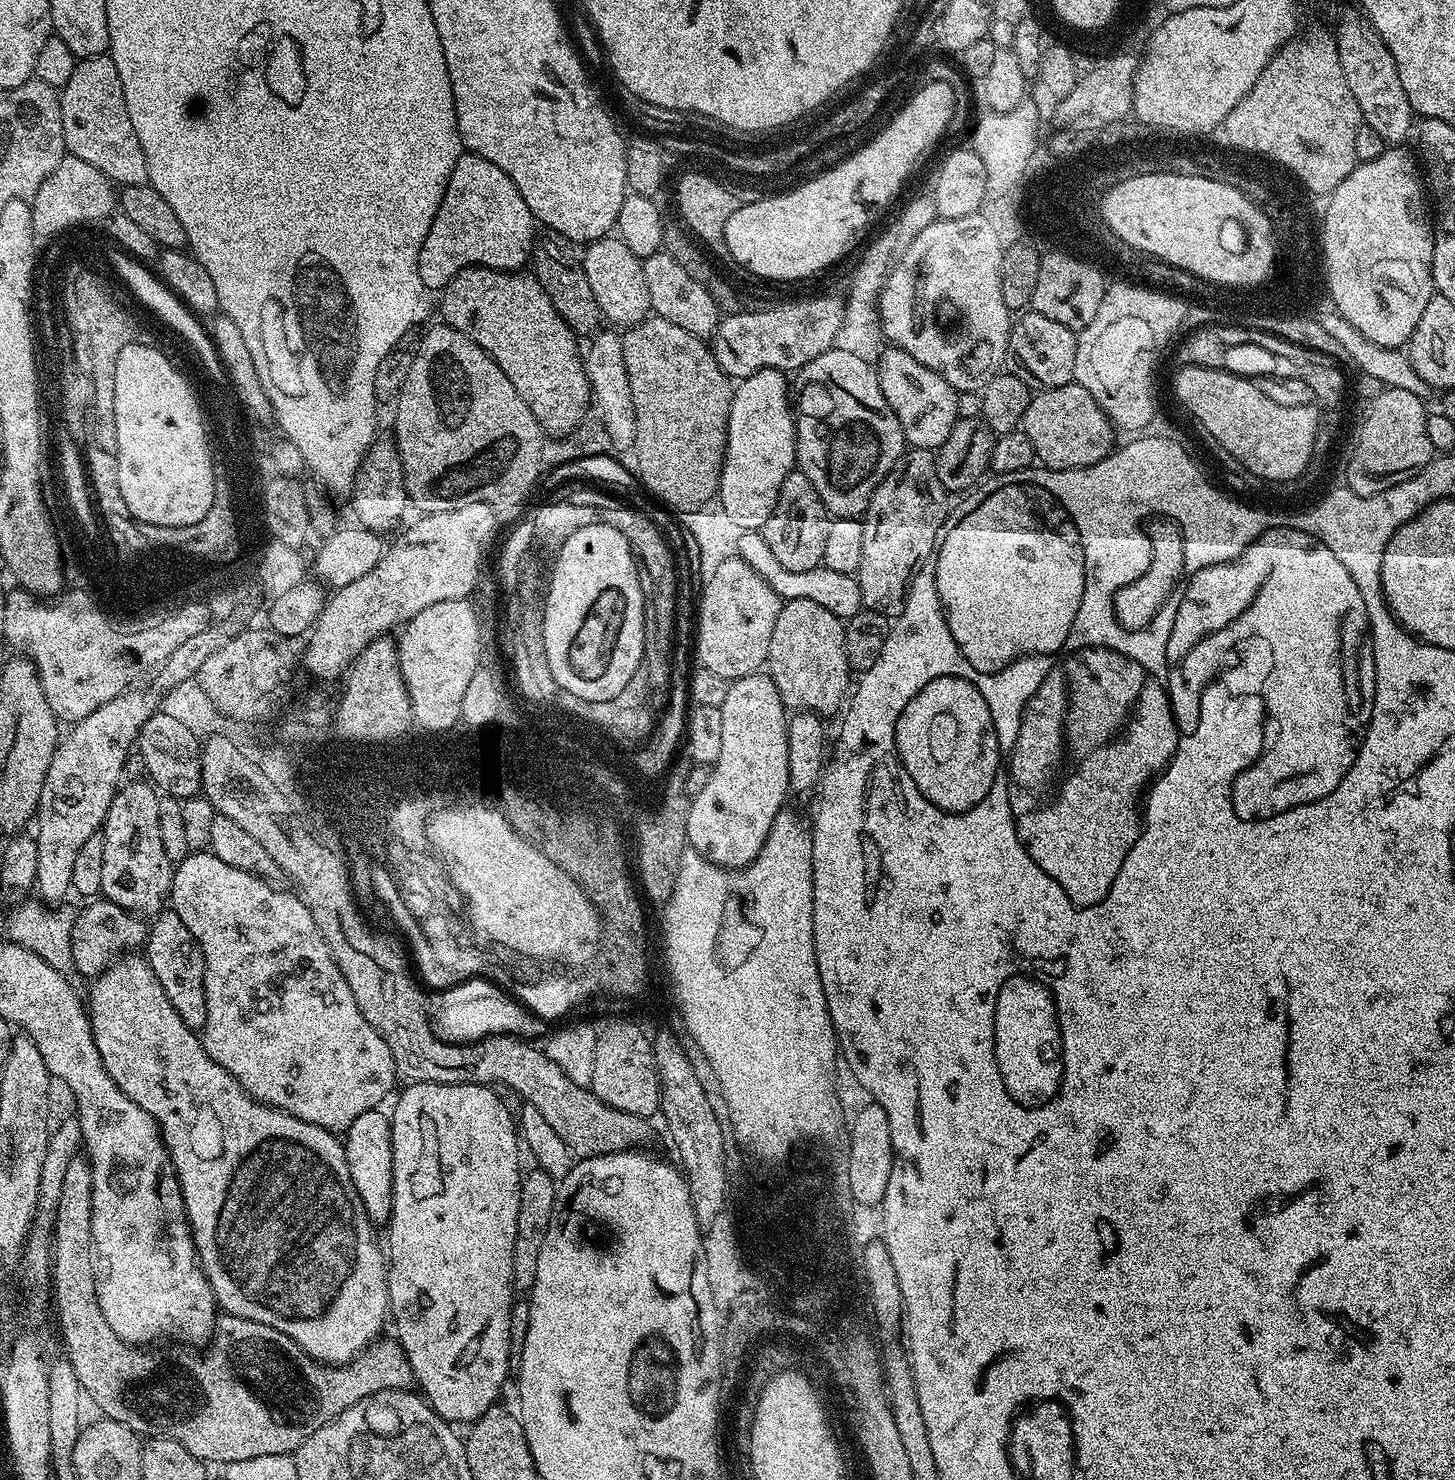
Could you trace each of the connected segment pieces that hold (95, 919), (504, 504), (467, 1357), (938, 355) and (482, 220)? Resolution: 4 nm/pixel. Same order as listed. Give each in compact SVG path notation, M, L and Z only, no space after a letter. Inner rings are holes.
M103 898L93 899L79 909L72 931L72 953L75 971L87 978L95 978L111 968L113 960L121 954L132 954L145 947L149 925L145 917L128 912L122 906Z
M447 322L430 329L421 338L415 354L410 374L394 401L394 443L401 458L409 501L424 514L458 510L458 506L470 506L470 502L489 504L497 510L518 507L531 494L536 479L541 479L546 433L522 394L514 390L514 382L502 374L498 362L482 346Z
M408 1086L404 1096L396 1100L396 1113L391 1113L392 1121L392 1216L386 1221L388 1228L388 1244L386 1240L386 1264L388 1269L388 1306L391 1319L396 1319L395 1339L399 1340L404 1346L404 1353L412 1367L412 1379L418 1385L419 1391L423 1393L432 1408L439 1416L451 1422L453 1425L471 1425L473 1420L477 1420L486 1410L490 1410L493 1403L499 1401L500 1384L508 1380L508 1288L514 1274L514 1238L516 1237L516 1202L518 1199L518 1175L516 1176L516 1140L518 1144L518 1128L512 1120L508 1120L508 1108L500 1104L496 1096L492 1096L493 1089L488 1086Z
M937 218L930 226L926 227L926 230L922 230L922 234L918 235L914 242L911 242L910 248L895 262L897 264L887 273L885 288L881 290L879 296L883 339L888 339L888 342L891 342L895 347L910 354L910 358L918 358L918 362L922 362L922 366L942 374L942 378L946 378L946 382L950 382L950 386L954 386L957 393L979 393L984 385L988 384L993 376L1001 371L1002 365L1005 363L1004 355L1008 349L1010 309L1006 306L1006 302L1002 302L1000 283L1002 282L1004 259L1000 257L1000 244L996 244L996 232L992 232L992 228L988 228L988 224L984 224L984 220L964 220L963 218L942 220Z
M462 154L454 166L454 174L450 174L450 182L446 182L446 194L442 194L442 206L438 206L438 214L434 214L434 226L430 226L426 242L422 242L422 250L418 254L418 274L425 289L443 290L464 268L475 266L515 272L531 261L537 235L538 221L530 206L526 206L526 198L518 194L518 186L510 182L507 174L498 170L494 162L486 162L486 158Z

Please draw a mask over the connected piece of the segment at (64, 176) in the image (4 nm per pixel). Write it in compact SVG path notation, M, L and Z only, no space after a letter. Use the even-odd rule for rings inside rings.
M66 154L62 162L54 166L50 178L38 186L38 190L30 197L30 203L37 237L56 238L67 228L87 225L87 220L103 221L113 215L118 204L118 192L108 176L102 174L102 170L94 170L90 162L82 162L82 158Z

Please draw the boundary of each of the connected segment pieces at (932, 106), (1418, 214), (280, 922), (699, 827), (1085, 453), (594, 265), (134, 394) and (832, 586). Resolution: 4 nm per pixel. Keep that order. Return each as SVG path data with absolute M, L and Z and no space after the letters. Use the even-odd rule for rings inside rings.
M929 80L922 83L912 97L903 101L902 107L889 119L892 128L876 141L870 148L864 149L855 159L849 160L844 167L836 169L831 175L816 180L800 192L781 200L771 200L765 204L752 205L743 211L735 211L726 223L725 246L741 266L759 276L761 280L794 280L807 281L807 276L820 272L840 260L857 243L854 238L858 228L871 219L880 205L888 200L896 185L905 173L913 175L915 164L920 155L943 134L956 112L957 89L951 88L944 81Z
M1388 146L1378 158L1357 163L1354 171L1338 186L1335 198L1330 198L1330 206L1326 208L1328 220L1324 223L1324 249L1329 294L1336 303L1335 311L1349 323L1353 333L1361 332L1369 340L1369 345L1378 348L1403 349L1412 339L1418 318L1422 318L1422 310L1426 310L1426 302L1430 302L1434 295L1434 231L1430 204L1424 201L1420 184L1416 181L1417 157L1413 153L1412 157L1406 149L1404 146Z
M211 850L193 851L186 859L175 865L172 873L170 908L178 914L178 918L182 918L186 930L194 934L204 955L206 1022L202 1029L202 1043L206 1054L214 1058L218 1066L227 1070L255 1100L260 1100L271 1108L281 1108L302 1122L320 1124L327 1132L343 1134L348 1131L354 1118L381 1107L380 1103L387 1098L388 1091L395 1086L396 1080L398 1081L396 1063L390 1054L388 1043L381 1038L378 1030L374 1030L374 1026L370 1026L370 1022L366 1022L362 1010L358 1010L358 1002L354 1002L354 994L350 994L350 986L346 986L346 978L342 976L342 970L338 970L330 954L330 946L326 946L326 938L322 938L303 899L295 891L283 892L282 889L284 888L269 883L254 873L227 865Z
M753 674L746 678L731 681L726 694L726 702L722 702L722 751L716 763L711 765L711 774L707 786L702 792L693 796L697 803L689 820L689 832L695 841L693 853L697 857L715 864L717 868L739 870L757 856L770 834L770 826L774 818L785 807L784 799L789 799L788 786L788 737L789 713L778 694L778 686L774 686L772 677L767 674Z
M1075 382L1035 393L1020 426L1033 446L1037 461L1045 468L1085 468L1106 458L1114 448L1112 421L1090 390Z
M612 234L605 236L602 240L592 241L583 249L582 255L586 278L589 279L594 298L597 299L600 315L605 321L609 320L612 323L609 325L620 330L627 330L633 324L640 324L648 319L652 303L650 302L650 294L646 290L646 278L644 277L644 265L641 257L635 256L619 238Z
M146 343L130 344L122 349L110 381L114 386L114 422L118 430L118 486L133 519L154 526L174 527L202 517L215 487L196 404L176 375L172 360Z
M741 531L736 536L734 552L739 559L746 562L746 566L750 566L750 570L758 570L758 574L762 574L762 578L766 578L766 582L772 587L774 594L780 596L781 601L806 598L810 602L818 602L818 606L826 606L826 610L830 610L830 614L839 616L845 622L862 610L862 590L860 581L855 575L838 574L838 570L830 570L823 566L801 572L786 570L786 566L782 566L782 562L778 562L778 558L774 558L770 546L766 546L763 531Z

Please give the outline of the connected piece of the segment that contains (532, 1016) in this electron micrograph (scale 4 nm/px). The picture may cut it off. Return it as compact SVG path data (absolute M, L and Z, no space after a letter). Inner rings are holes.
M490 979L465 980L463 983L437 991L435 995L437 996L433 995L428 1005L432 1029L438 1038L451 1044L469 1044L487 1036L536 1038L532 1036L545 1035L545 1021L535 1012L528 1011L515 995L509 994Z

